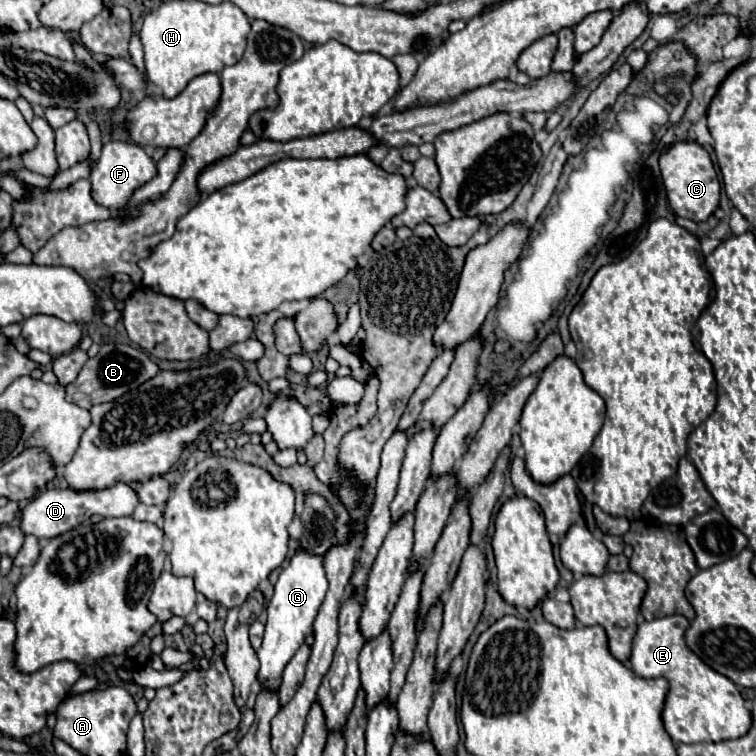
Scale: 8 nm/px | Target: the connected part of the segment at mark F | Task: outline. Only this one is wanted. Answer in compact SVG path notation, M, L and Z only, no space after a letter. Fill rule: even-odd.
M106 142L102 146L102 156L90 174L92 198L100 206L106 206L110 212L118 212L130 202L134 190L150 182L154 176L156 176L156 164L144 152L142 146L132 144L132 142Z

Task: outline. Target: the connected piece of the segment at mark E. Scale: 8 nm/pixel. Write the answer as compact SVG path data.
M672 614L672 616L664 616L664 618L656 618L652 622L642 622L638 626L638 632L634 636L634 644L632 644L632 656L630 656L630 666L638 676L646 676L646 678L666 678L670 682L670 690L668 690L668 698L666 698L666 706L662 712L662 720L664 726L668 730L668 734L672 736L674 742L684 742L684 744L694 744L694 742L720 742L720 740L730 740L730 738L740 738L744 736L750 726L752 726L752 714L746 708L736 684L718 674L716 670L712 670L710 666L706 666L688 646L686 646L686 630L688 630L690 622L682 616L682 614Z

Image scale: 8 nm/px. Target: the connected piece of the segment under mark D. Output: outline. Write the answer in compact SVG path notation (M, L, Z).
M118 482L104 490L90 490L90 492L74 492L68 488L66 490L48 488L48 490L40 492L34 500L30 500L30 504L22 510L20 528L24 534L34 534L38 538L54 538L54 536L60 536L60 534L72 530L74 526L82 524L86 518L90 518L94 514L104 516L104 518L132 516L138 502L140 500L136 498L136 492L124 482Z

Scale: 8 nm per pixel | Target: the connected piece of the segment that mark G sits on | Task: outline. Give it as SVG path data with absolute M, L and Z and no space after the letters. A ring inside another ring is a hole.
M298 550L296 556L290 560L290 566L282 570L276 586L274 586L274 596L268 604L268 622L266 622L266 632L264 632L264 642L260 650L256 650L256 656L260 660L260 670L258 670L258 680L262 688L266 690L278 690L282 682L282 672L286 664L290 662L292 654L304 644L306 636L312 632L312 622L318 614L320 604L324 602L324 594L328 590L328 580L324 574L322 566L324 558L314 556L310 552Z

